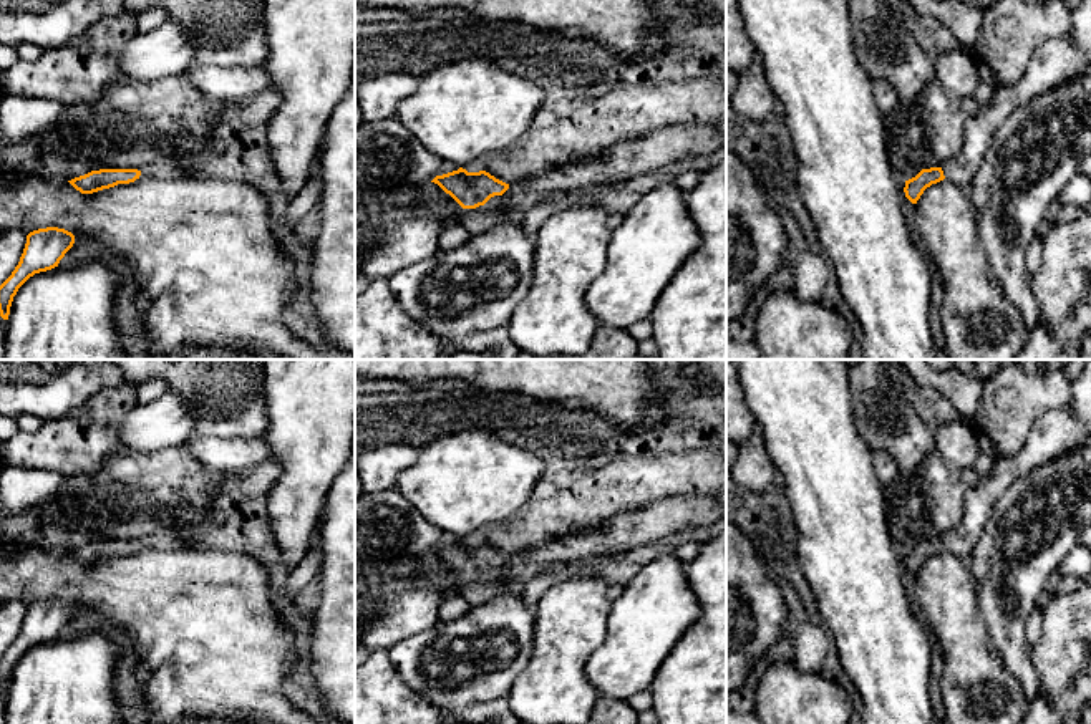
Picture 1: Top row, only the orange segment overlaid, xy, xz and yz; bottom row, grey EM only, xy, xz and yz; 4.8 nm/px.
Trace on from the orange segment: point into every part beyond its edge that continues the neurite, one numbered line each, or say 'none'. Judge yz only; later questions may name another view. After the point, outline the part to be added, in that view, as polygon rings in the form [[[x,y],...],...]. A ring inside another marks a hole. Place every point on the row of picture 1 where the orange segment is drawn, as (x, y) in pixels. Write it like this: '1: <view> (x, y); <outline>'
1: yz (1057, 60); [[[1081,0],[1069,10],[1069,22],[1071,27],[1064,35],[1048,38],[1038,46],[1018,84],[995,89],[992,103],[967,118],[963,147],[942,166],[947,181],[968,191],[993,134],[1005,119],[1016,108],[1088,70],[1091,61],[1091,0]]]

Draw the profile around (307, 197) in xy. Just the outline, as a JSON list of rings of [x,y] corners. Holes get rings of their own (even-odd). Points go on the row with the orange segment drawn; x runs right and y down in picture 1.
[[[318,159],[312,164],[312,174],[307,184],[300,189],[300,192],[292,199],[285,220],[289,225],[297,225],[317,204],[322,194],[322,179],[318,174]]]

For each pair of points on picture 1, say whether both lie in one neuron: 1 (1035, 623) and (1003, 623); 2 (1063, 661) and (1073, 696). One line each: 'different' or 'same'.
1: different
2: different

